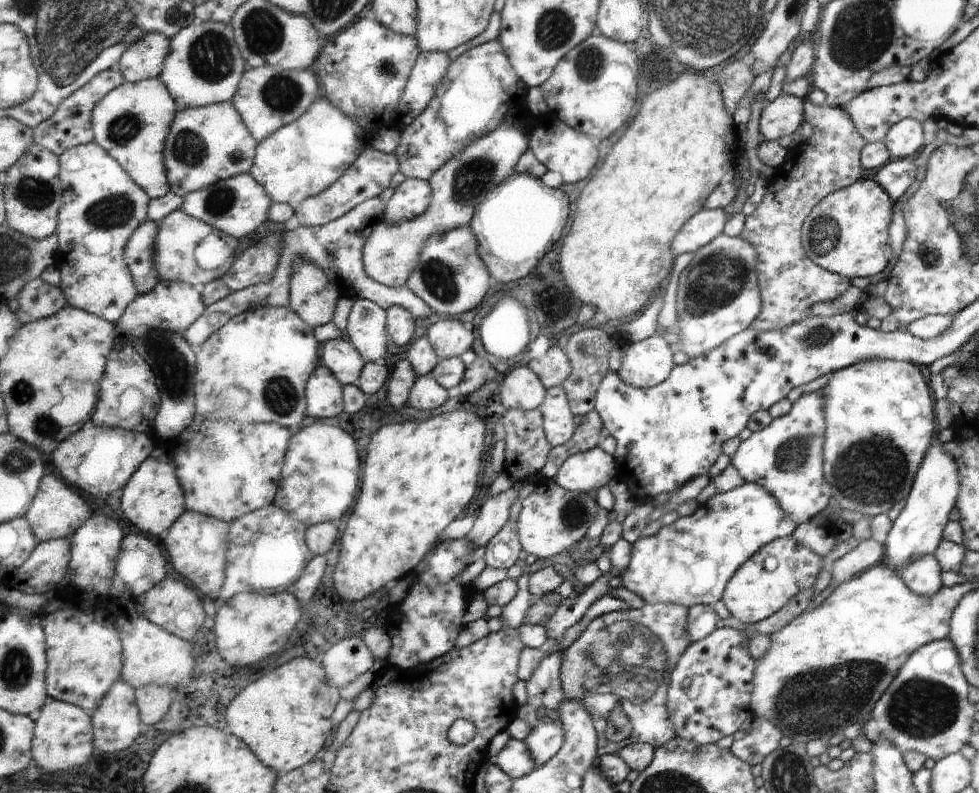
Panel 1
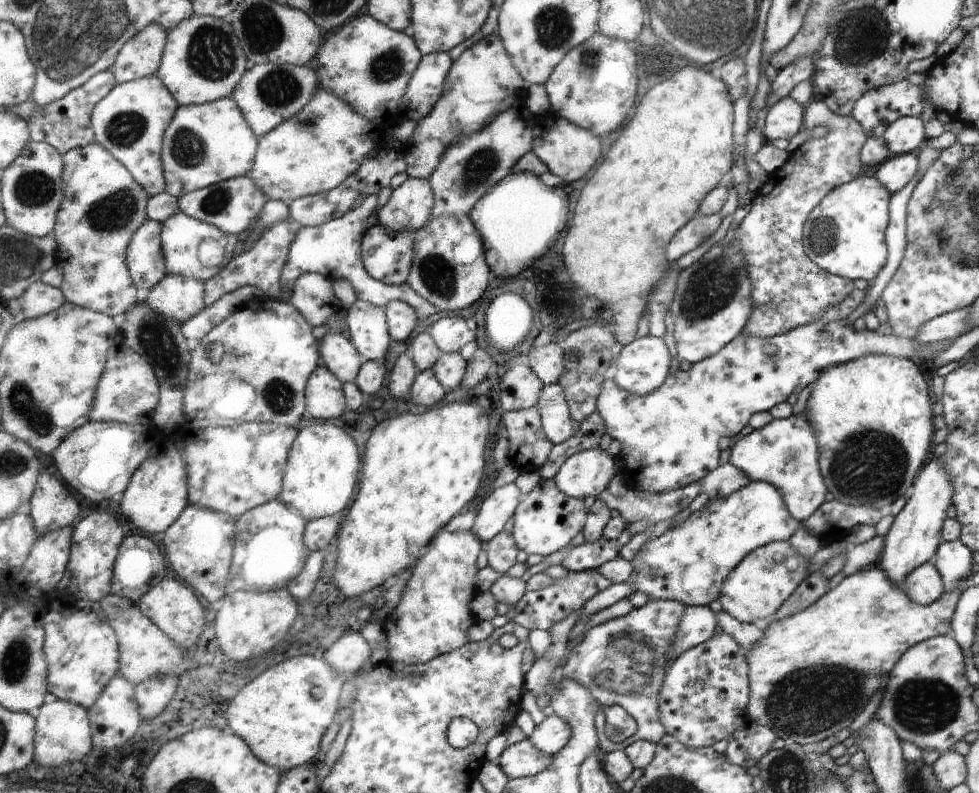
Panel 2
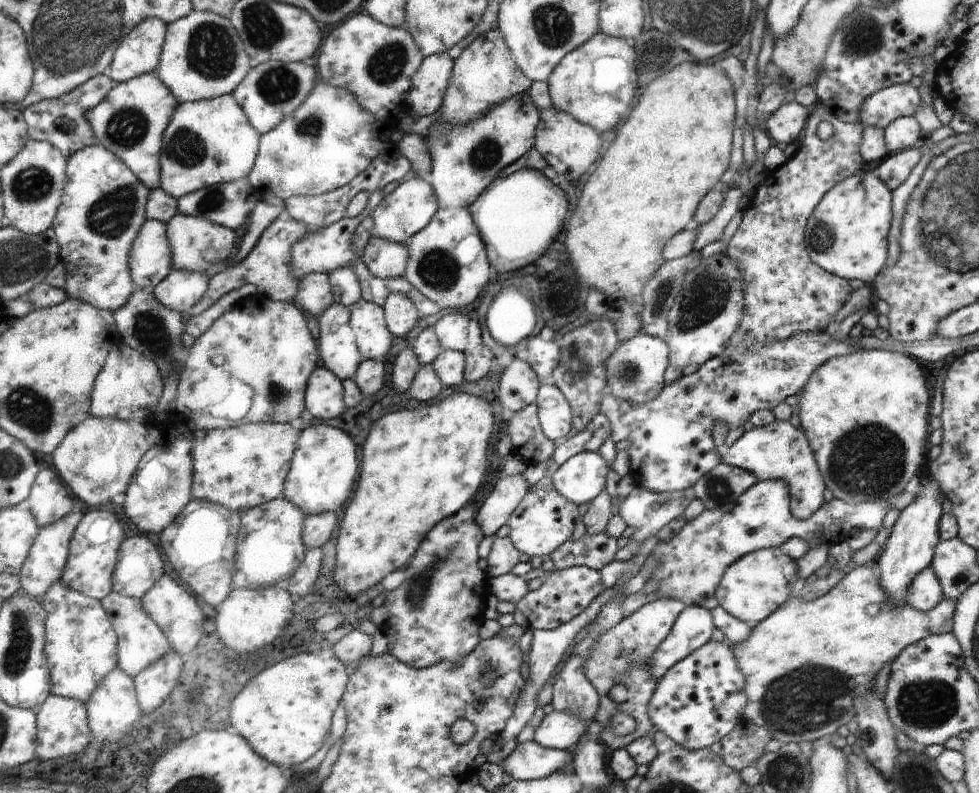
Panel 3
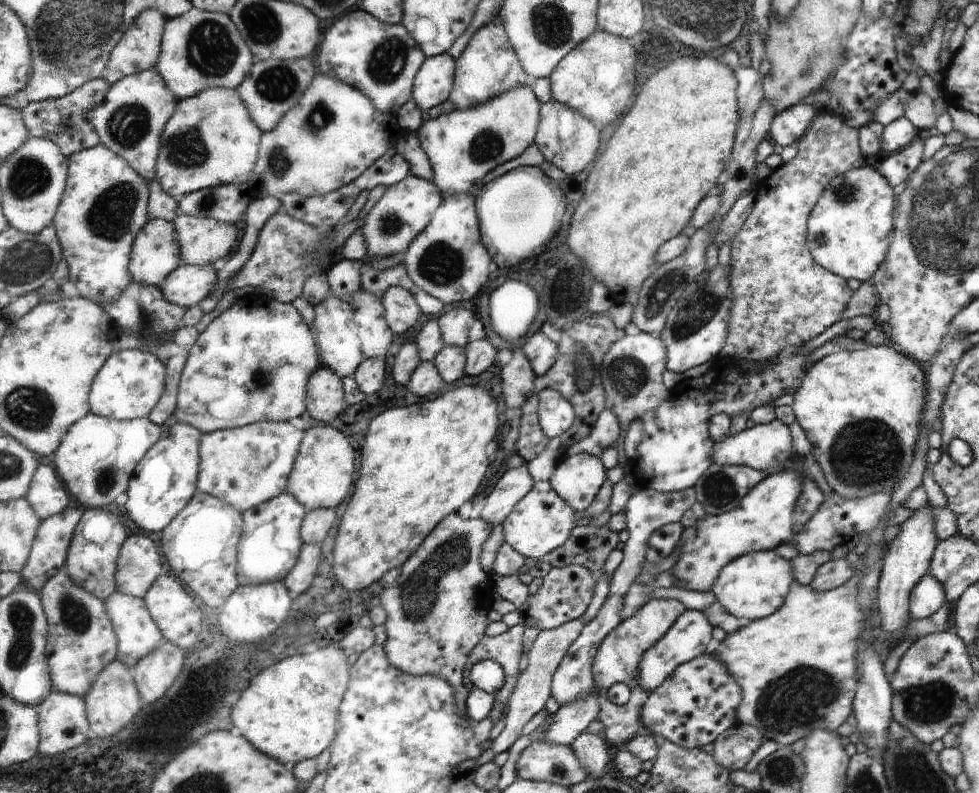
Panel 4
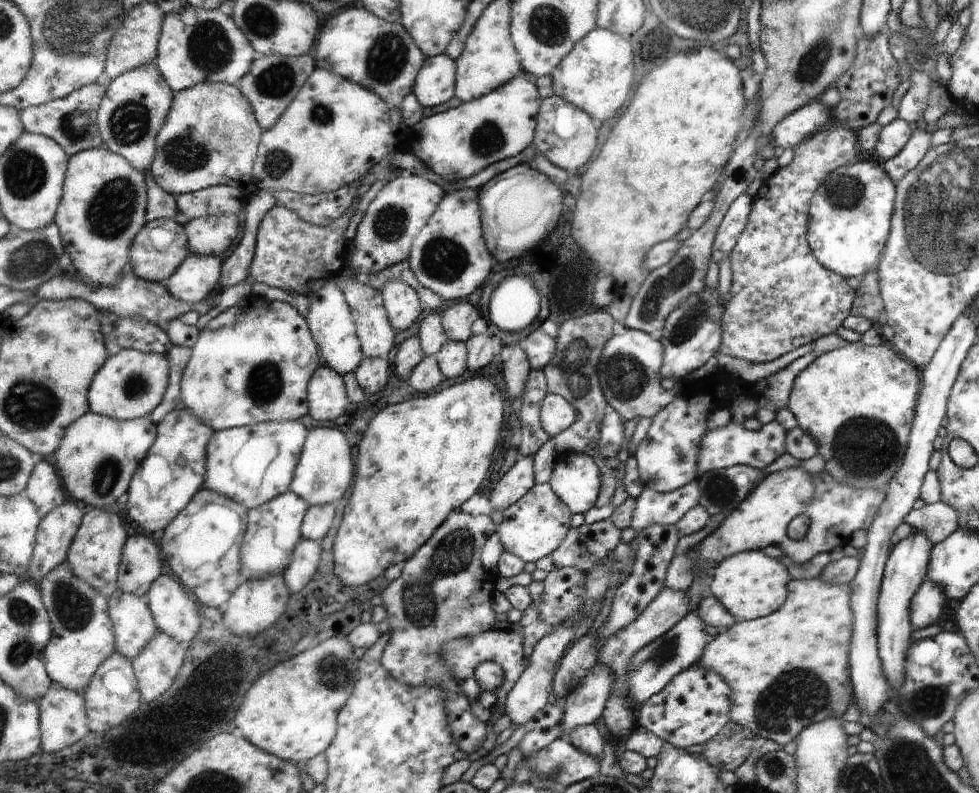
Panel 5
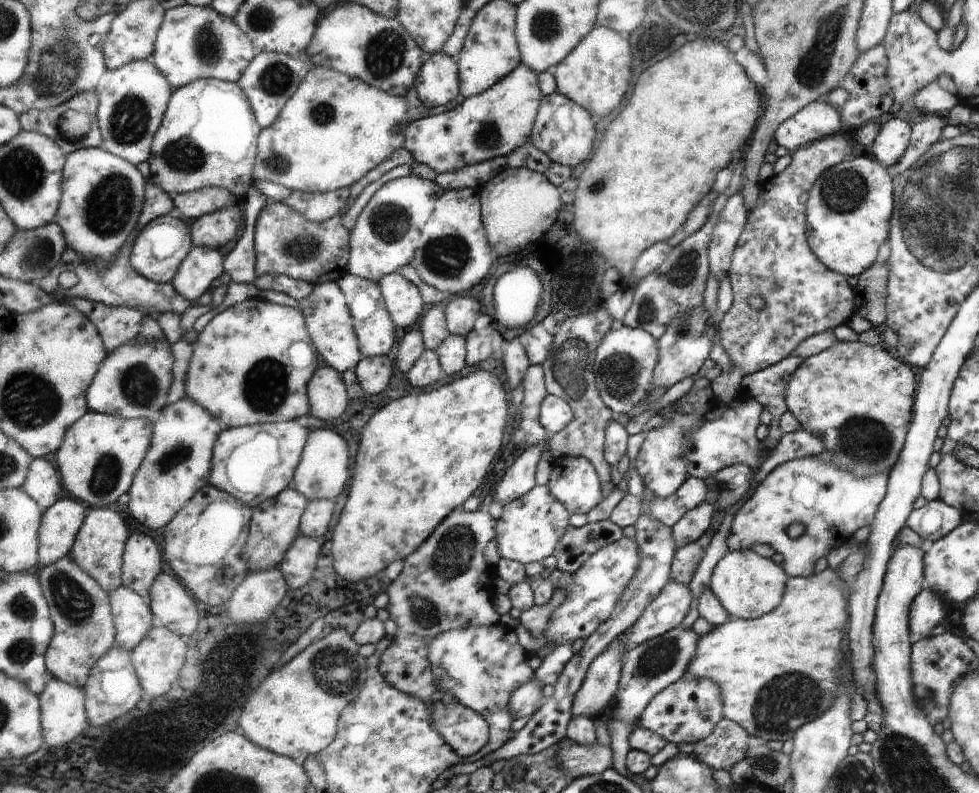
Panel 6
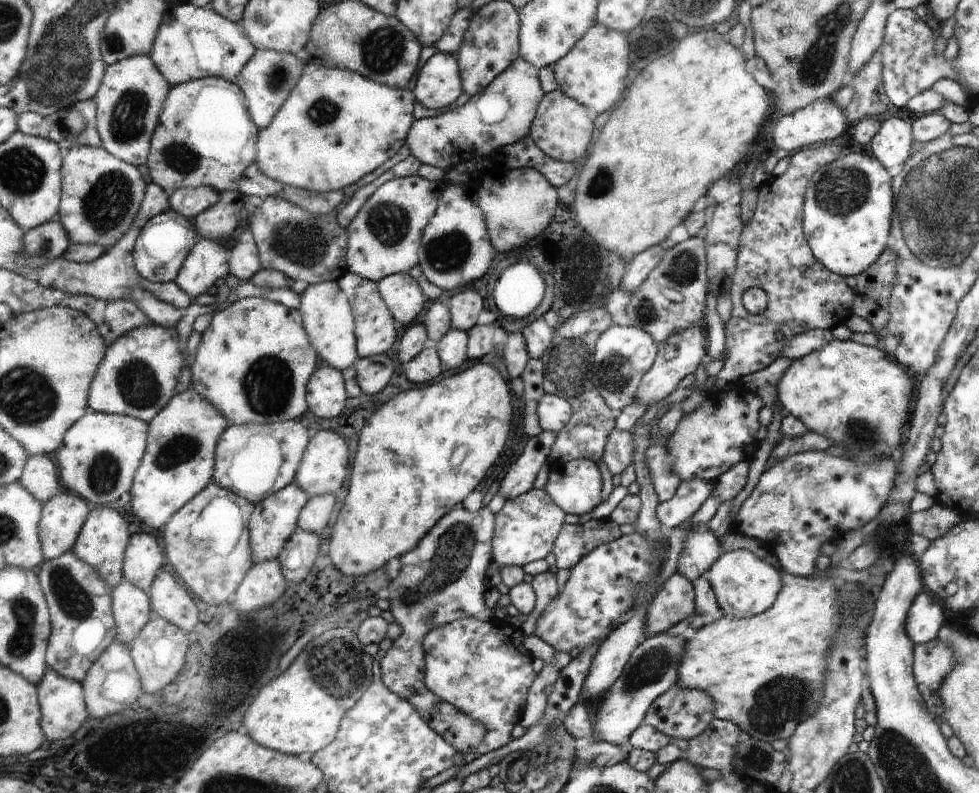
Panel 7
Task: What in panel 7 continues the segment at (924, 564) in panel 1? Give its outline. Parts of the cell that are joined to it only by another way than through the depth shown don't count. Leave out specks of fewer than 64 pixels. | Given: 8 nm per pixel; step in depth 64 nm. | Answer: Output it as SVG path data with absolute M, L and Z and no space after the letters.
M919 592L913 600L913 606L907 612L905 620L905 632L907 638L917 644L925 644L937 638L939 628L943 626L943 608L937 606L937 602L927 594Z

